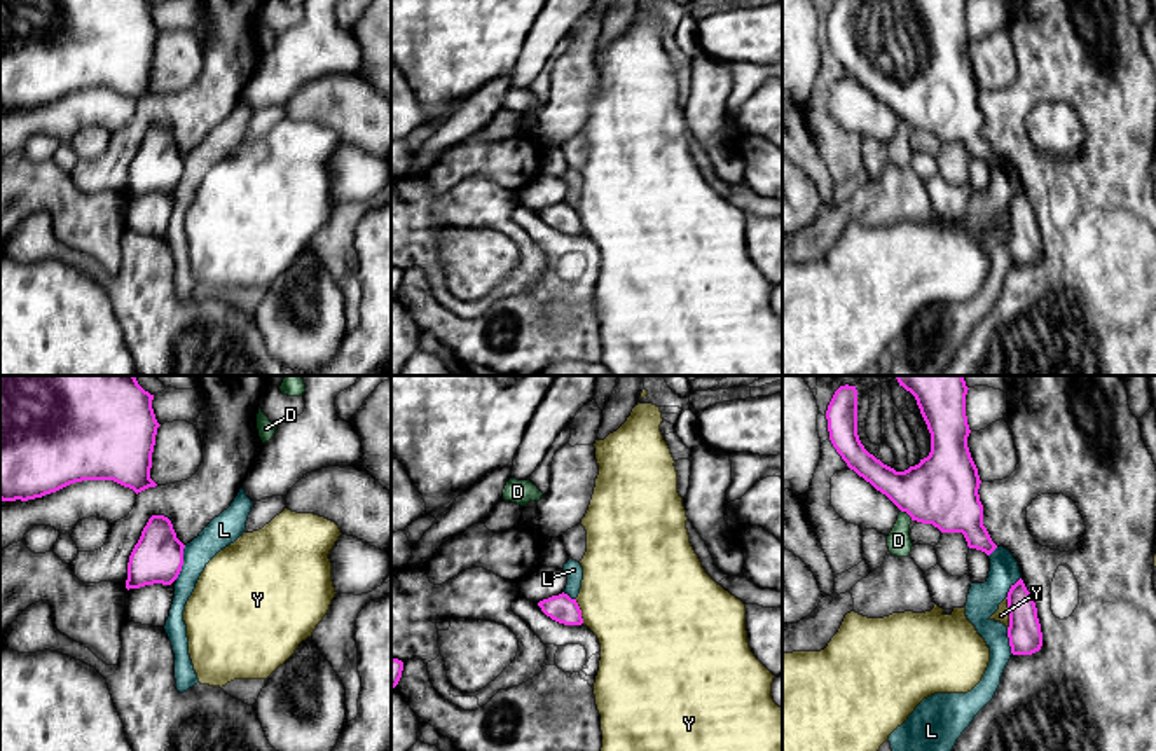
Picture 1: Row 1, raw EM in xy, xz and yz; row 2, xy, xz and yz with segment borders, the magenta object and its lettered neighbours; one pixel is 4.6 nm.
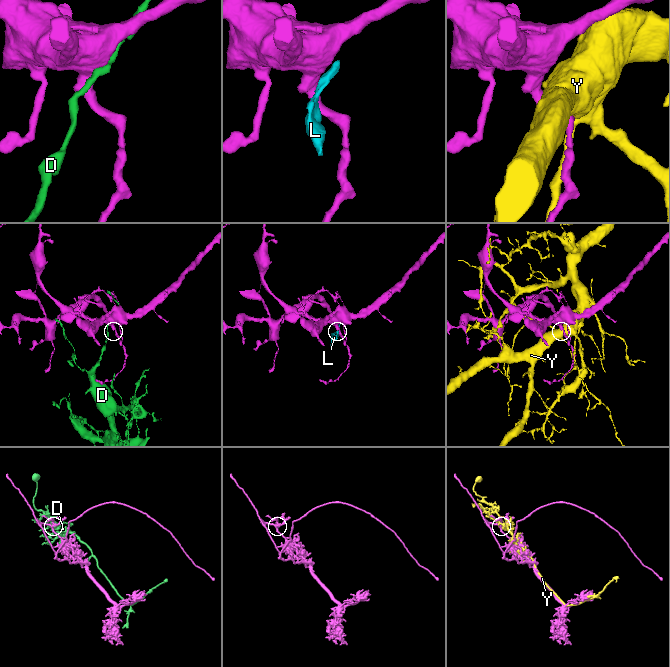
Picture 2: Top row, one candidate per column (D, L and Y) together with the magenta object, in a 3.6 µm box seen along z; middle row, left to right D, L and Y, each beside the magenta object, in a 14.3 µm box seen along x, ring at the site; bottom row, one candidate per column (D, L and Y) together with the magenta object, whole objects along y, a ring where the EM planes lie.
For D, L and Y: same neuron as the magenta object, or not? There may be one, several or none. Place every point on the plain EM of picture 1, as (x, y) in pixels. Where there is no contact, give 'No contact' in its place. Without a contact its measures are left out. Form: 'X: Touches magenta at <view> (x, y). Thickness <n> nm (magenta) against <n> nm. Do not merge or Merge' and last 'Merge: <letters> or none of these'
D: Touches magenta at yz (907, 121). Thickness 320 nm (magenta) against 110 nm. Do not merge
L: Touches magenta at xy (182, 172). Thickness 240 nm (magenta) against 140 nm. Do not merge
Y: Touches magenta at yz (1010, 222). Thickness 160 nm (magenta) against 70 nm. Do not merge
Merge: none of these

